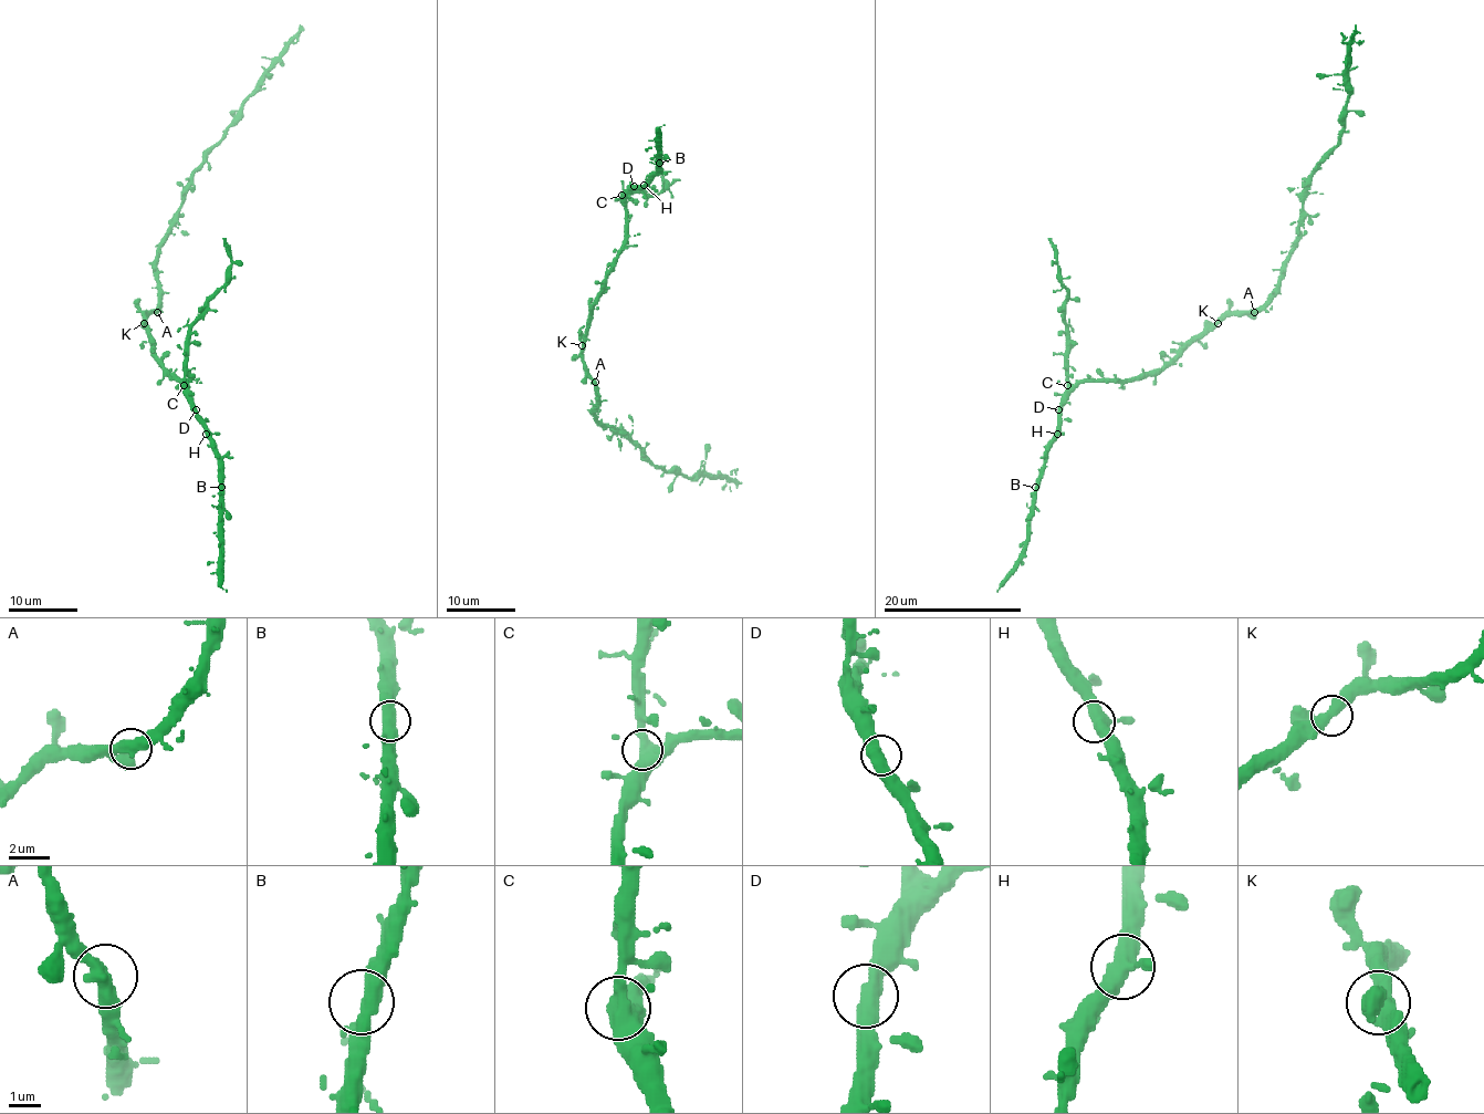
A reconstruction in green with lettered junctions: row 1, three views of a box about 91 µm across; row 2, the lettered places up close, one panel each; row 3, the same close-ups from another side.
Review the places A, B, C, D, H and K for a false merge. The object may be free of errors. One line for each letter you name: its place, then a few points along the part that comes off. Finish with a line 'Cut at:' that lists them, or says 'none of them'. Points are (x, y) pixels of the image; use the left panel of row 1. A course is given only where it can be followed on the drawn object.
Cut at: none of them

